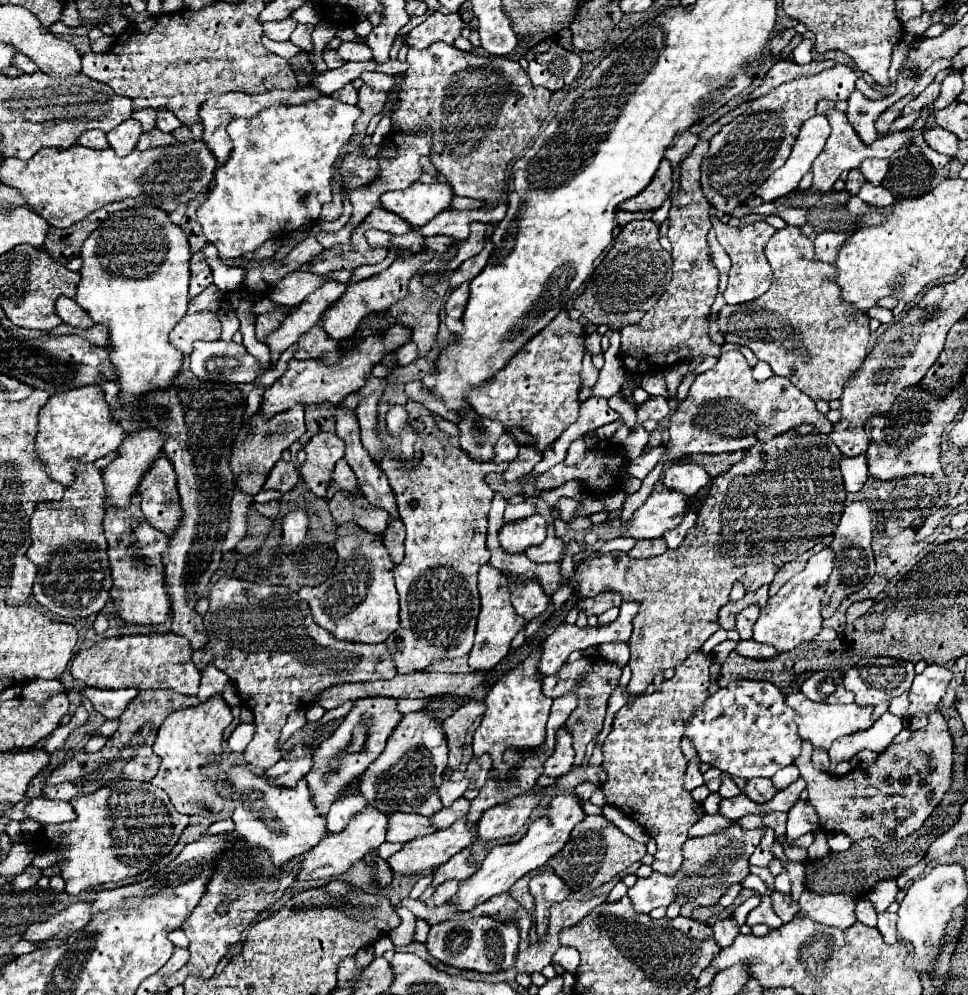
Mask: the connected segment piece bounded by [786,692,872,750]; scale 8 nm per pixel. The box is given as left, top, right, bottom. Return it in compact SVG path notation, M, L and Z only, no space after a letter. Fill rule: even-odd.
M794 692L786 696L786 704L796 712L796 724L798 724L798 734L802 740L810 740L816 748L824 748L828 750L830 744L838 738L838 736L846 736L846 734L854 734L858 730L866 730L872 726L872 708L870 706L858 706L858 704L816 704L812 700L808 700L802 692Z

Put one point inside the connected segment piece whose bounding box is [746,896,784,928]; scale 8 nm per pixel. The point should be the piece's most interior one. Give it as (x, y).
(763, 914)

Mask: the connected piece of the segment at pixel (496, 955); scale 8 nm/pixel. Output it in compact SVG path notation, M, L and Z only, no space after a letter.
M478 916L472 922L440 922L432 926L426 946L436 960L450 966L474 972L498 972L514 966L518 942L520 934L516 922L502 922L494 916Z

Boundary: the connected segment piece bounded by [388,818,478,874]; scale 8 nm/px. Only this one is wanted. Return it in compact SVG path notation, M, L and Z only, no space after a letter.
M460 818L446 830L414 838L406 842L400 852L390 856L388 864L398 874L416 874L422 870L434 870L448 862L454 854L468 848L478 838L478 828L468 818Z

